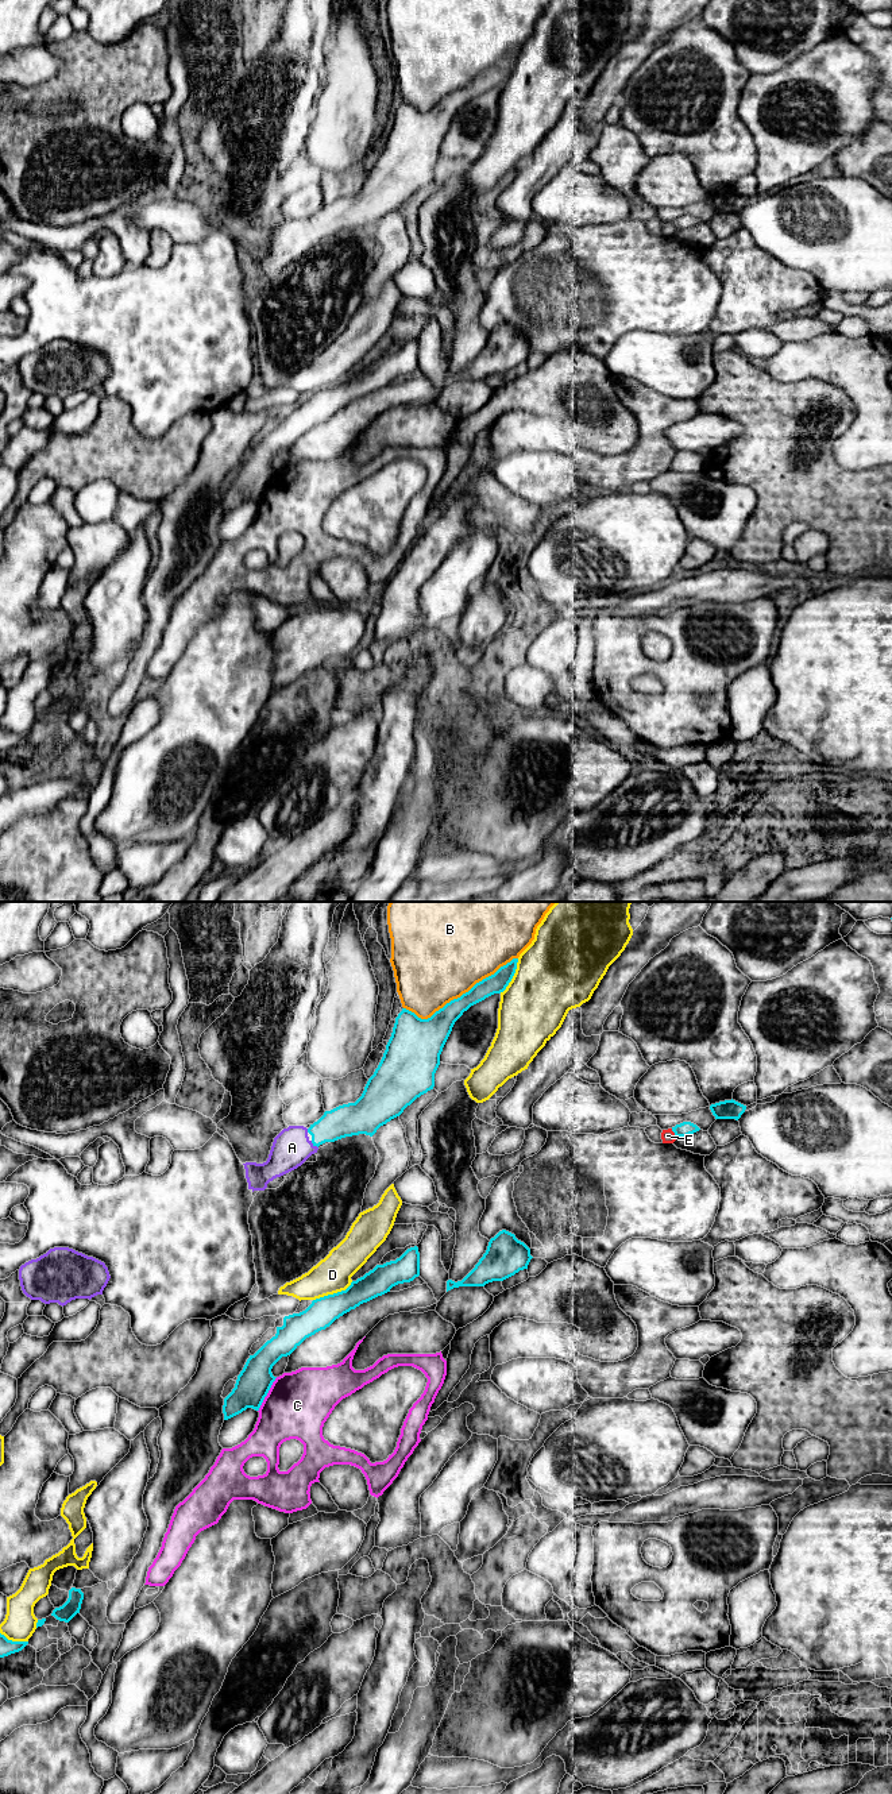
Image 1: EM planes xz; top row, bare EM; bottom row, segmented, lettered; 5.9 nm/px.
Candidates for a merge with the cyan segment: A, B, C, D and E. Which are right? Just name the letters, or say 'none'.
A

